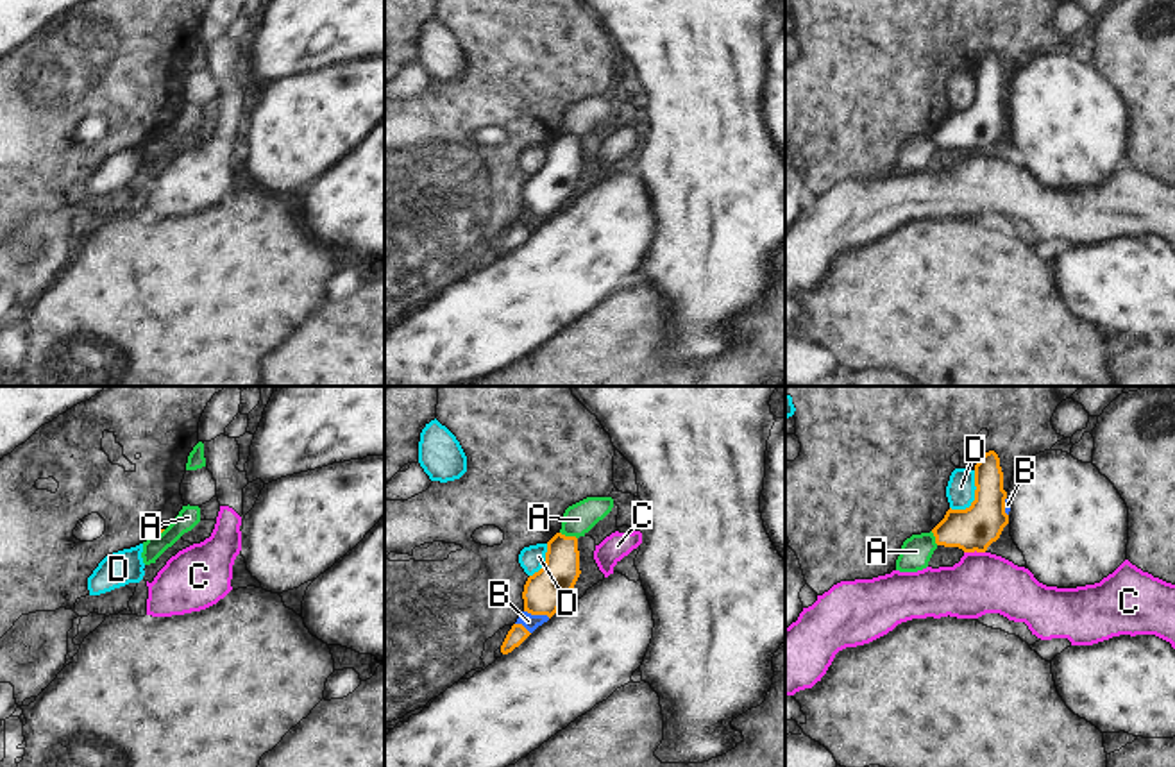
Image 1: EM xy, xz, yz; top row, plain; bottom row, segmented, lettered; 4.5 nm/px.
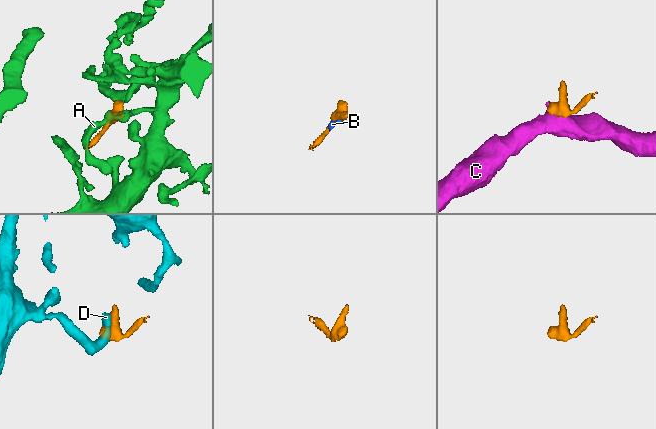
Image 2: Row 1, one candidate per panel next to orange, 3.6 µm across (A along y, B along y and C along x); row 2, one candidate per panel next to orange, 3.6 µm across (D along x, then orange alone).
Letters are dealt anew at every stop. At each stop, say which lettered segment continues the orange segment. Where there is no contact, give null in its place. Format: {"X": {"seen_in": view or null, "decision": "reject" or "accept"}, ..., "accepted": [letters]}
{"A": {"seen_in": "xz", "decision": "reject"}, "B": {"seen_in": "xz", "decision": "accept"}, "C": {"seen_in": "yz", "decision": "reject"}, "D": {"seen_in": "yz", "decision": "reject"}, "accepted": ["B"]}

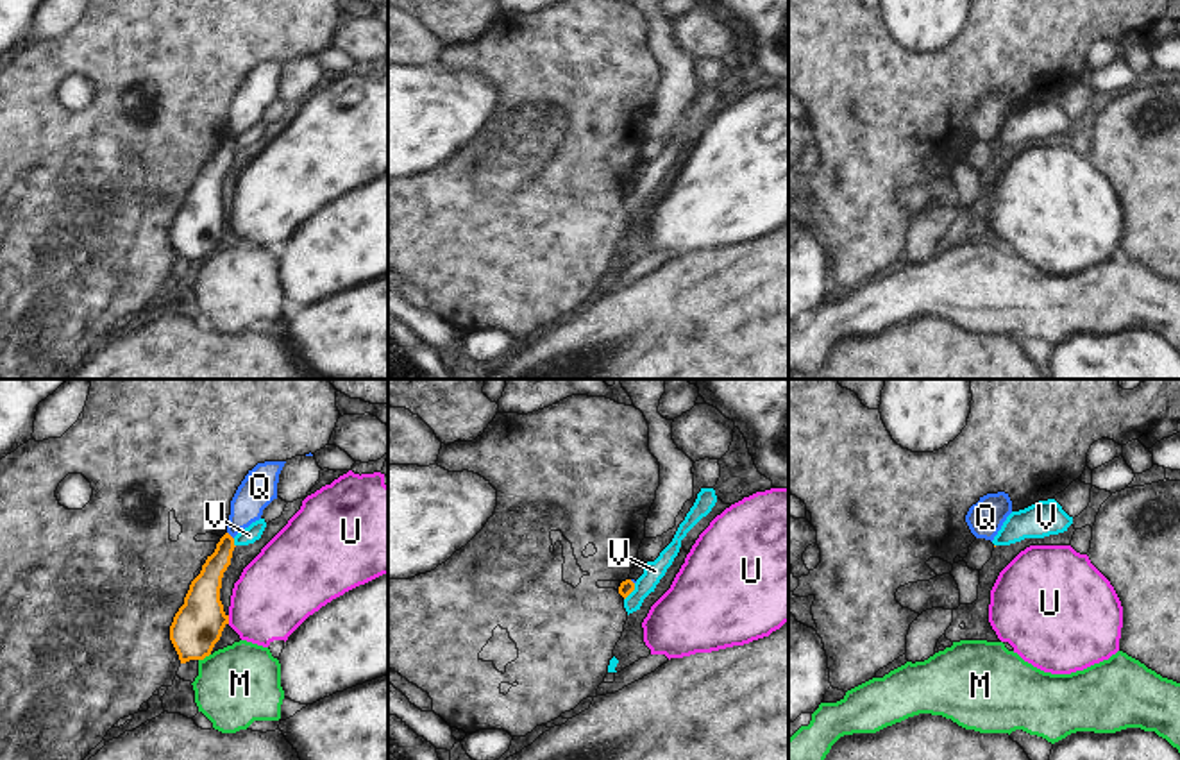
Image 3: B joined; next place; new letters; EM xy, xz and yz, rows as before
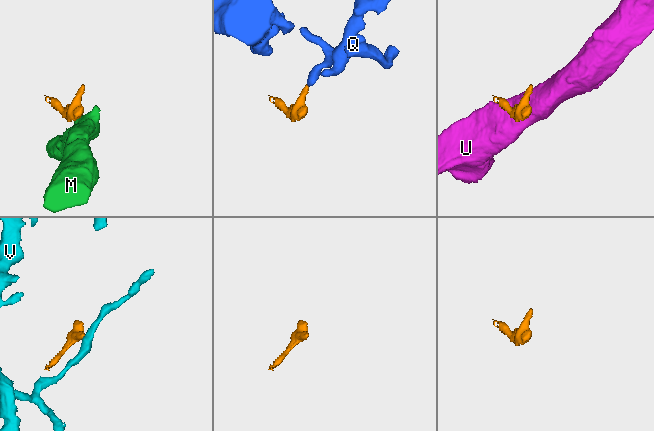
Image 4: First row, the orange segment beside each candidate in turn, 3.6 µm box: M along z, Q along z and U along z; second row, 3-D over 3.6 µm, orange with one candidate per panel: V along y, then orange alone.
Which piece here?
{"M": {"seen_in": "xy", "decision": "reject"}, "Q": {"seen_in": "xy", "decision": "reject"}, "U": {"seen_in": "xy", "decision": "reject"}, "V": {"seen_in": "xz", "decision": "reject"}, "accepted": []}

